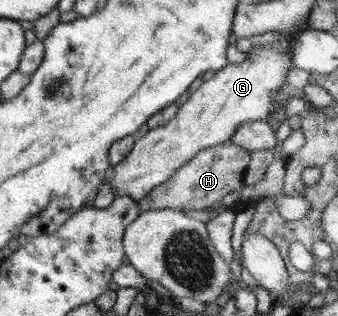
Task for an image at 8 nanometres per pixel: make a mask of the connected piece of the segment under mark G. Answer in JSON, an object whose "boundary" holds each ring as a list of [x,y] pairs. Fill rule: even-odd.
{"boundary":[[[307,17],[295,31],[281,33],[286,37],[282,43],[256,46],[247,52],[247,60],[243,63],[228,63],[215,74],[206,76],[201,86],[190,93],[187,101],[178,107],[171,120],[149,129],[135,142],[121,163],[112,166],[107,179],[116,190],[115,194],[125,194],[133,200],[141,200],[156,186],[169,181],[171,175],[189,163],[189,160],[193,160],[197,152],[229,142],[236,128],[244,122],[265,120],[271,112],[275,112],[286,99],[281,86],[285,84],[289,69],[294,67],[292,46],[299,34],[311,30],[309,21]]]}

